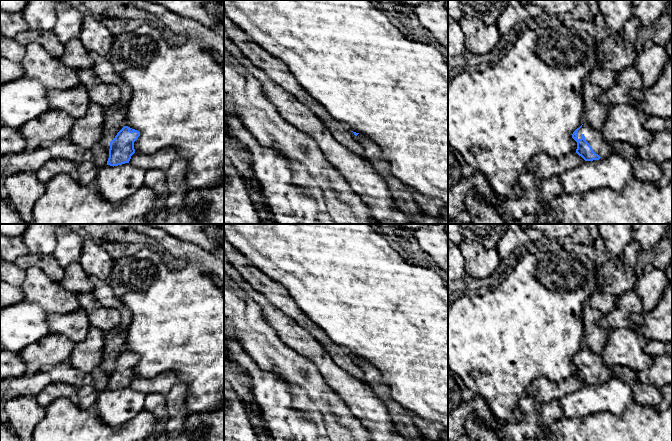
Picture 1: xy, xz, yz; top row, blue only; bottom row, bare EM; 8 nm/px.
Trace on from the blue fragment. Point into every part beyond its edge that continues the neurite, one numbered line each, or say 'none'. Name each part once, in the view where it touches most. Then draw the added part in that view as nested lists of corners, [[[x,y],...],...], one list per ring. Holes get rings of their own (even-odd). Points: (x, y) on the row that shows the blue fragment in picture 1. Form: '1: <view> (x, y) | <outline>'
1: yz (600, 146) | [[[583,123],[582,127],[578,130],[578,139],[581,139],[582,134],[585,136],[585,140],[592,147],[593,151],[601,158],[605,158],[614,153],[611,142],[603,138],[600,130],[595,130],[589,124]]]

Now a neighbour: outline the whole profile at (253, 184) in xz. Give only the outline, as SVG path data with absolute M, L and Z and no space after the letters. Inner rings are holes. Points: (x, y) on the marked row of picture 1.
M250 179L250 180L245 180L247 185L248 185L248 189L249 191L251 190L255 190L257 191L262 197L264 197L264 194L262 192L262 189L259 185L259 182L257 179Z

